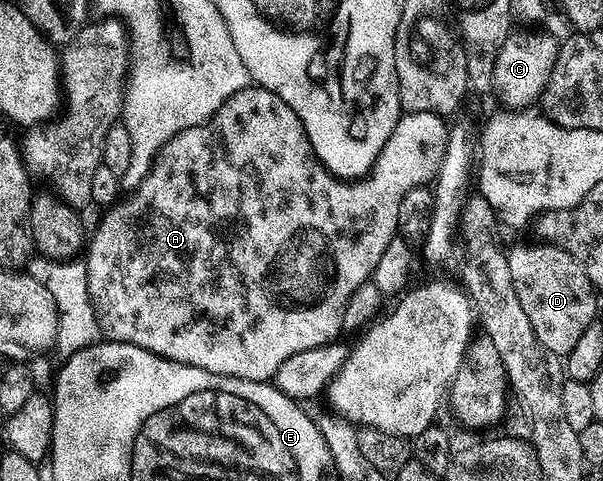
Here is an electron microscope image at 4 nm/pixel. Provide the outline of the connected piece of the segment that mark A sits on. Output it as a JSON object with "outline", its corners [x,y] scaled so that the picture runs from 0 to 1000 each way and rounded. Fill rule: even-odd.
{"outline":[[[411,175],[381,195],[342,254],[292,272],[265,306],[250,341],[250,353],[222,389],[224,397],[212,412],[199,410],[172,443],[177,447],[166,457],[158,489],[153,495],[149,489],[141,511],[144,597],[158,642],[158,661],[164,669],[166,696],[187,711],[212,711],[232,719],[282,753],[299,753],[308,761],[333,765],[340,773],[405,786],[415,794],[451,788],[466,748],[486,740],[486,732],[506,732],[512,723],[541,719],[544,711],[557,709],[569,686],[569,651],[579,615],[585,615],[585,607],[592,607],[599,590],[610,586],[645,499],[660,489],[658,432],[665,432],[672,399],[720,380],[728,360],[745,268],[743,256],[735,254],[740,254],[736,239],[718,233],[670,235],[617,339],[612,366],[575,376],[536,347],[512,299],[493,233],[486,233],[486,225],[479,225],[479,216],[466,208],[466,200],[421,175]]]}

